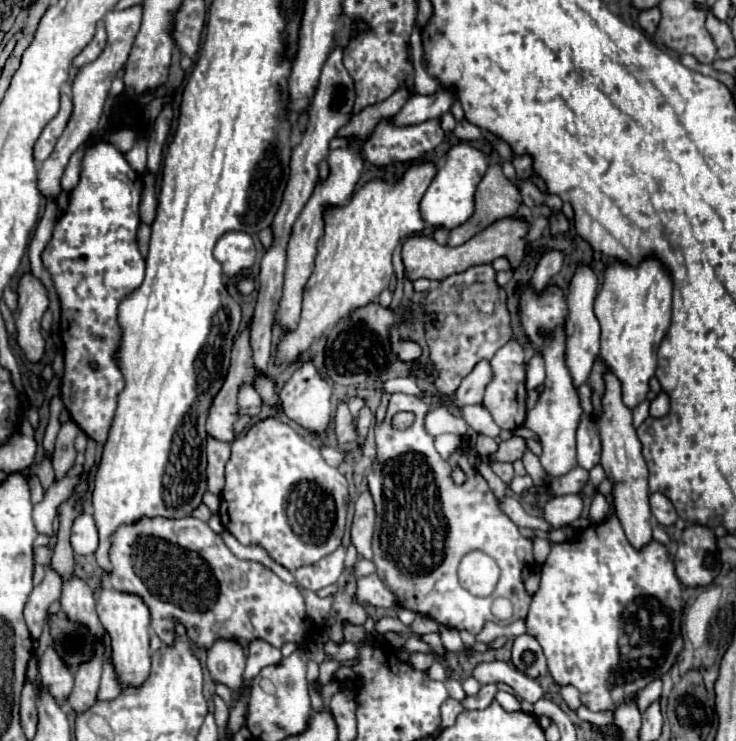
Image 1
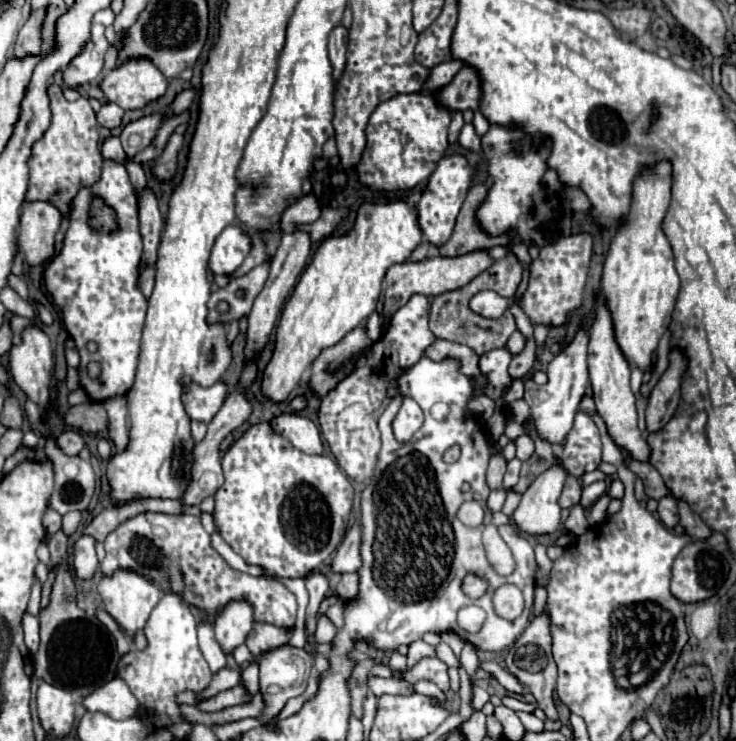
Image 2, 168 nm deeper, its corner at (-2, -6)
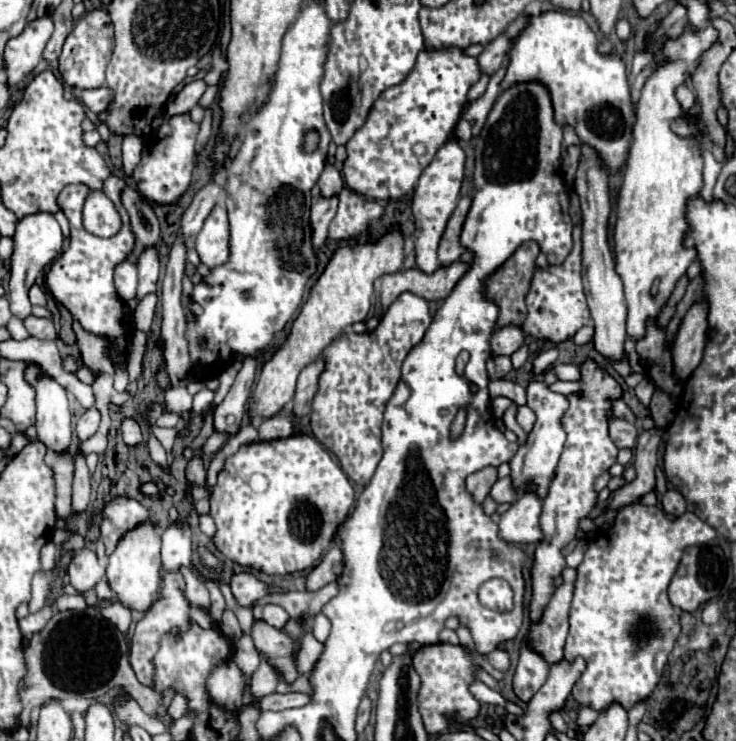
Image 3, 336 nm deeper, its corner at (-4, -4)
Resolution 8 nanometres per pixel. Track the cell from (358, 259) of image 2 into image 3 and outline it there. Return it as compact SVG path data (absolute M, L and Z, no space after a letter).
M391 225L387 233L379 237L377 241L335 249L325 271L321 273L317 283L311 287L309 299L305 301L299 315L295 317L291 325L291 333L287 335L287 341L263 365L261 377L255 385L255 391L249 403L251 417L277 415L287 405L287 401L295 395L295 383L303 367L313 363L323 353L323 349L343 333L343 329L351 327L357 321L367 319L369 309L371 309L371 297L373 297L373 281L385 273L395 273L403 267L403 259L405 259L403 249L405 249L405 241L397 225Z

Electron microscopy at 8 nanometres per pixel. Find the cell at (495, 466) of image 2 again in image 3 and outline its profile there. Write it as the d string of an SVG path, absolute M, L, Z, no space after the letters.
M485 467L485 469L467 477L467 489L477 501L483 501L489 495L495 481L497 481L497 469L495 467Z

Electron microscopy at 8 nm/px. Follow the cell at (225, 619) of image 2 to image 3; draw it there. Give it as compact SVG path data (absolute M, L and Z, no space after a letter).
M241 573L241 575L235 575L231 579L233 597L241 607L253 607L259 599L263 599L265 597L265 587L267 585L251 573Z

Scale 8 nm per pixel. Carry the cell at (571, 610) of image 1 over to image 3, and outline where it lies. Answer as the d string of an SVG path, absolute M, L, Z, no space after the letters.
M631 503L617 509L613 527L603 529L587 547L581 565L577 567L577 579L573 585L573 601L569 611L569 635L565 643L565 661L573 663L575 657L583 657L587 667L571 689L571 697L581 707L591 707L597 713L605 713L613 703L619 703L625 711L641 701L647 701L663 677L667 657L681 633L681 611L671 605L667 597L669 581L679 565L679 559L689 545L703 545L713 541L717 533L705 521L693 513L683 513L671 521L661 507L645 507Z

